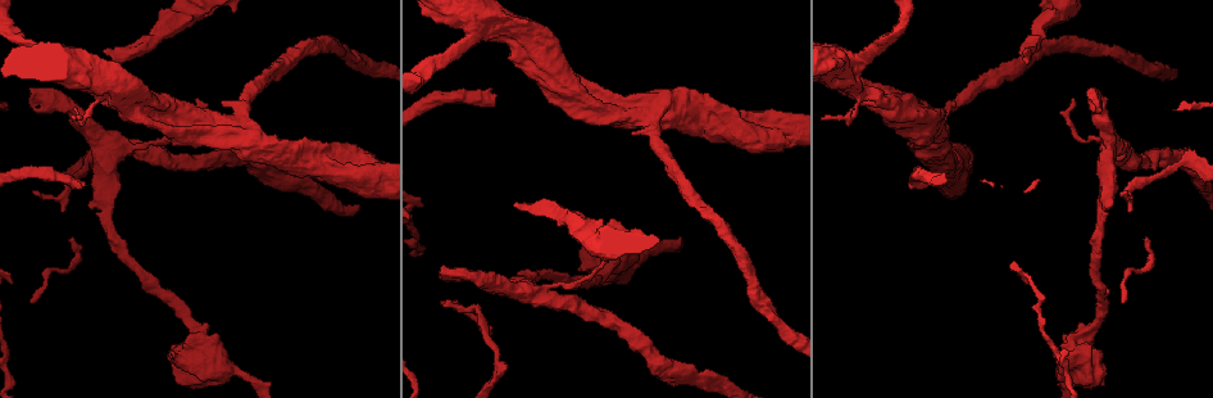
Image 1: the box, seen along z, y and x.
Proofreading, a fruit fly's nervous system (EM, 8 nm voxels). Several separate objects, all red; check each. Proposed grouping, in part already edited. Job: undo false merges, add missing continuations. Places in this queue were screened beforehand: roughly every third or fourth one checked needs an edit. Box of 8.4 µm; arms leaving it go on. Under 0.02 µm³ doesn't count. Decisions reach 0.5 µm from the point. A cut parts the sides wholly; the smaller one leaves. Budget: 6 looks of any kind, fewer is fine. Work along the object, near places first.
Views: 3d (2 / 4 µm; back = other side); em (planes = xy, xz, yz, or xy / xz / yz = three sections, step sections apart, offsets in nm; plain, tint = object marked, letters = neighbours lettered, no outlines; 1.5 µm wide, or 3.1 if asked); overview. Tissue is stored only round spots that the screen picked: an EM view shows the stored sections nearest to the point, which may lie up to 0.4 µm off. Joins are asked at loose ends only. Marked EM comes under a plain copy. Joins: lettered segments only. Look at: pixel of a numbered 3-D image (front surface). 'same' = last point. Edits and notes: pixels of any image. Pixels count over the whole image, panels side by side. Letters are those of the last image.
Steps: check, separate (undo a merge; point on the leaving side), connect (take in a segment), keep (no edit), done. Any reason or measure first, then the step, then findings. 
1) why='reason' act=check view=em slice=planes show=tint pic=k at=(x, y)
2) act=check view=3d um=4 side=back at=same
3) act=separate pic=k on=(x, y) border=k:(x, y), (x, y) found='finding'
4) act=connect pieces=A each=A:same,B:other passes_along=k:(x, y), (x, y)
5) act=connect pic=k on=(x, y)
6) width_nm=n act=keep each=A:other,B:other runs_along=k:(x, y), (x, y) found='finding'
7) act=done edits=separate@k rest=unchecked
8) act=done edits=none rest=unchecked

why='thin end' act=check view=em slice=yz step=4 show=letters pic=1 at=(32, 190)

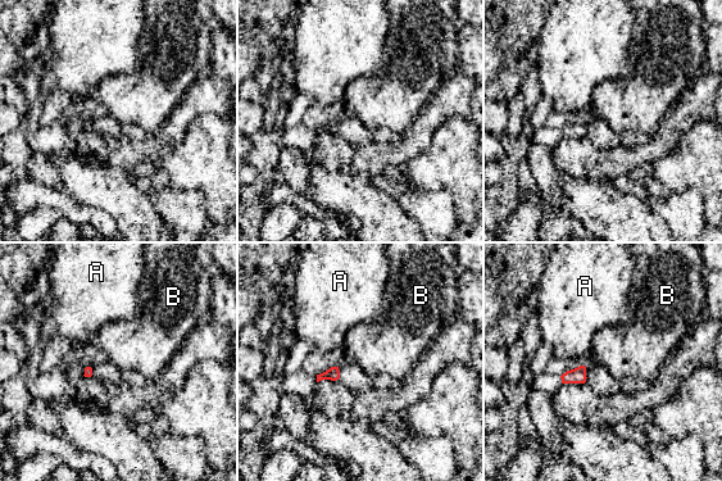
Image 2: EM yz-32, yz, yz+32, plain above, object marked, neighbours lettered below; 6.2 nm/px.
act=check view=em slice=planes show=letters at=same

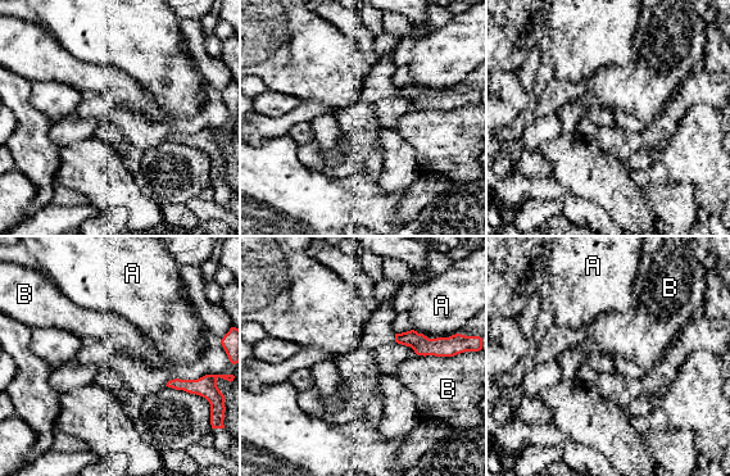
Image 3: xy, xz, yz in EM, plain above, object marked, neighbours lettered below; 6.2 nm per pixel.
longest_contact=B:180nm act=keep each=A:other,B:other found='no lettered segment goes on from it'

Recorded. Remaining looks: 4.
why='free end' act=check view=3d um=2 pic=1 at=(30, 89)

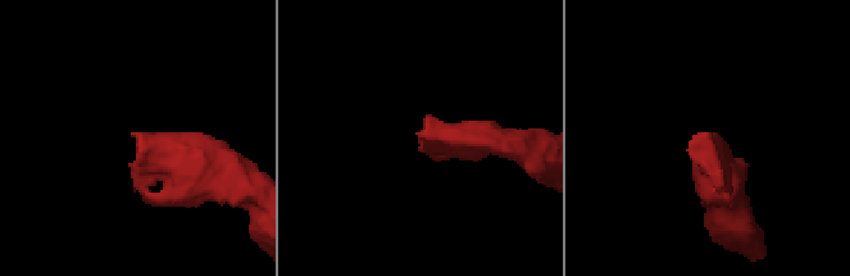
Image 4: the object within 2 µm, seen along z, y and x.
why='shape alone is not enough' act=check view=em um=3.1 slice=planes show=letters pic=4 at=(138, 135)

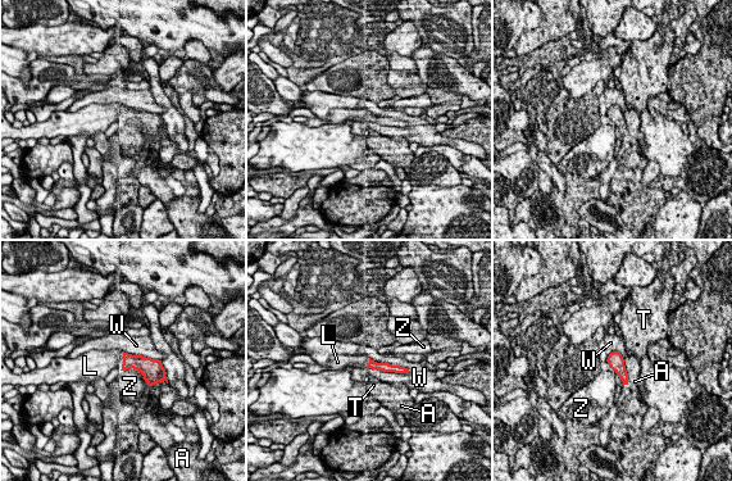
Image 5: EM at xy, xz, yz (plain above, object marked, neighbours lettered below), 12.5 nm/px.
act=connect pieces=L each=A:other,L:same,T:other,W:other,Z:other found='the neuron continues'

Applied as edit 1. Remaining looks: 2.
why='see it whole again' act=check view=overview

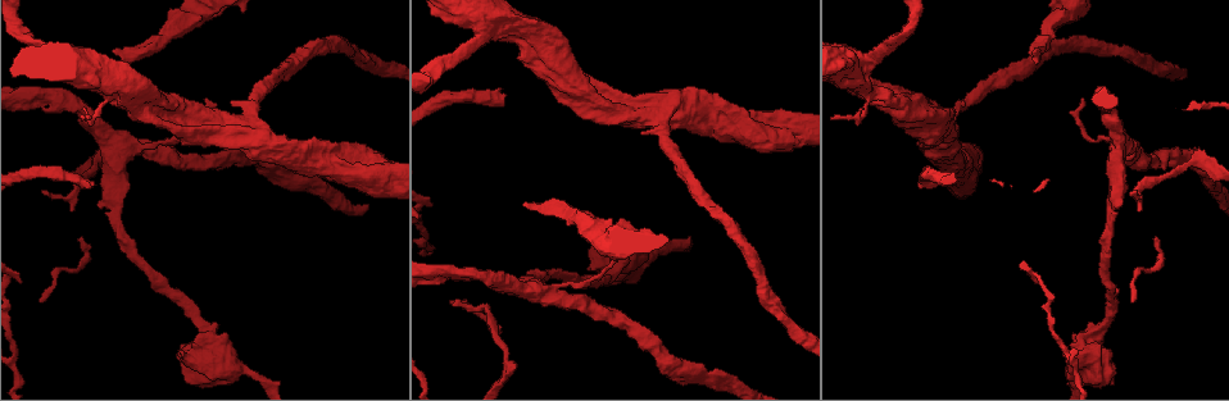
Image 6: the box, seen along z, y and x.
why='branch stops here' act=check view=em slice=planes show=letters pic=6 at=(90, 183)

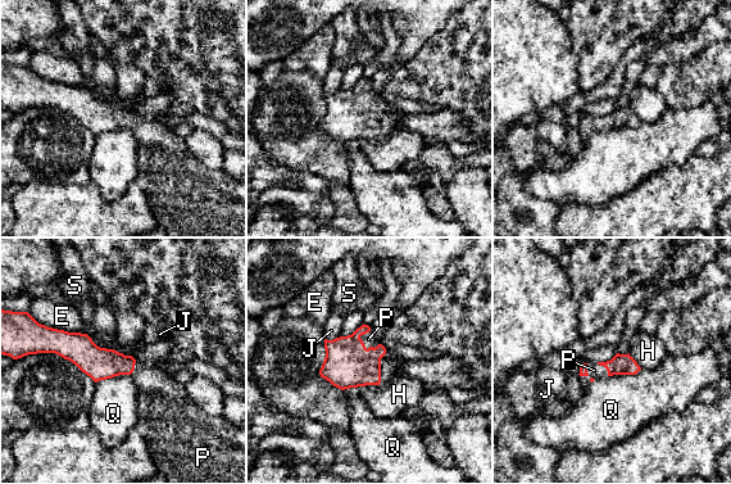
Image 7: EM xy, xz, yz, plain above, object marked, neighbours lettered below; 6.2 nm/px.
act=connect pieces=P each=E:other,H:other,J:other,P:same,Q:other,S:other passes_along=7:(348, 363), (368, 348), (368, 339) found='the neuron continues'

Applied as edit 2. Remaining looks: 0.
act=done edits=connect@5,connect@7 rest=unchecked

